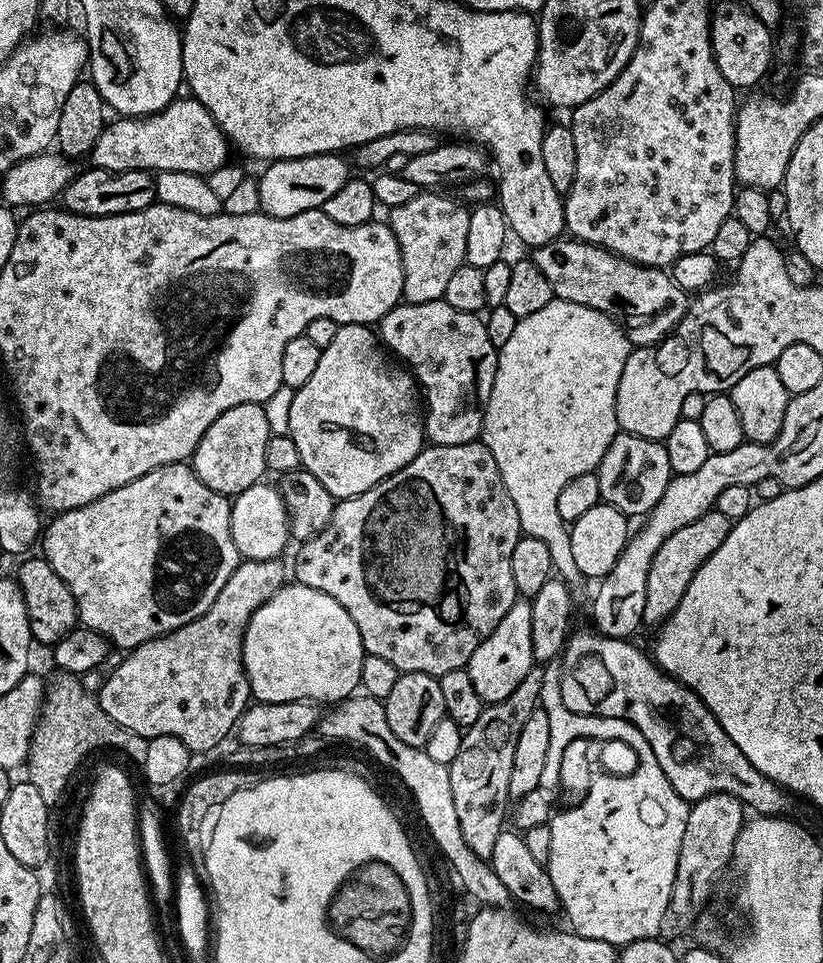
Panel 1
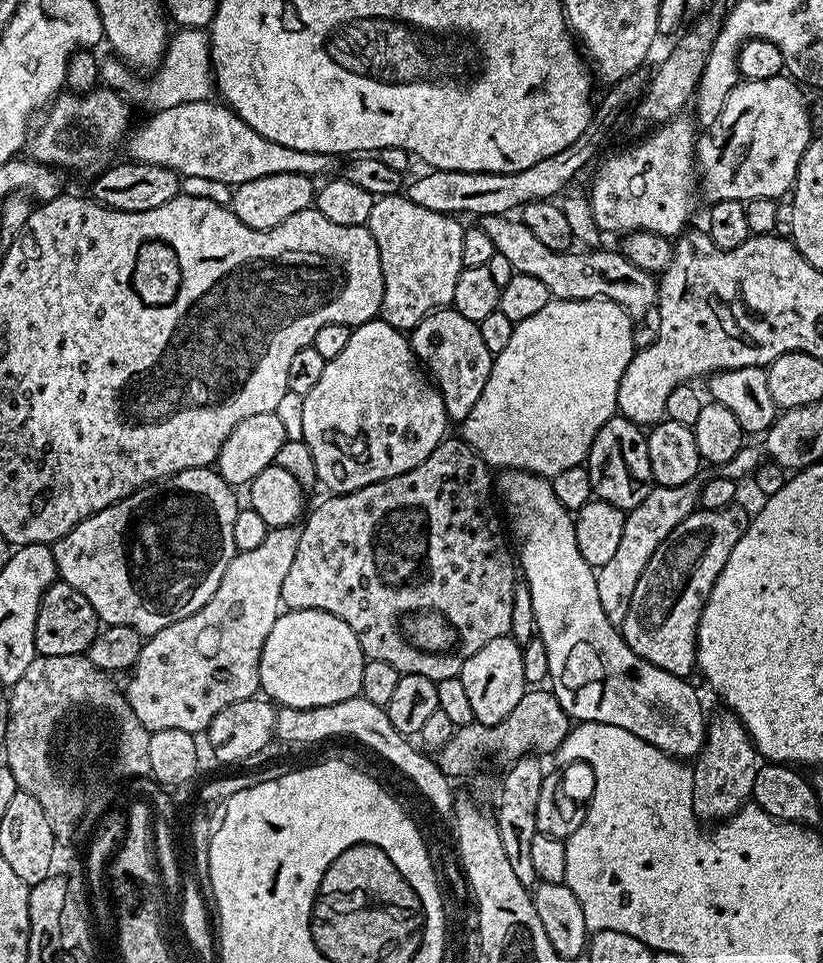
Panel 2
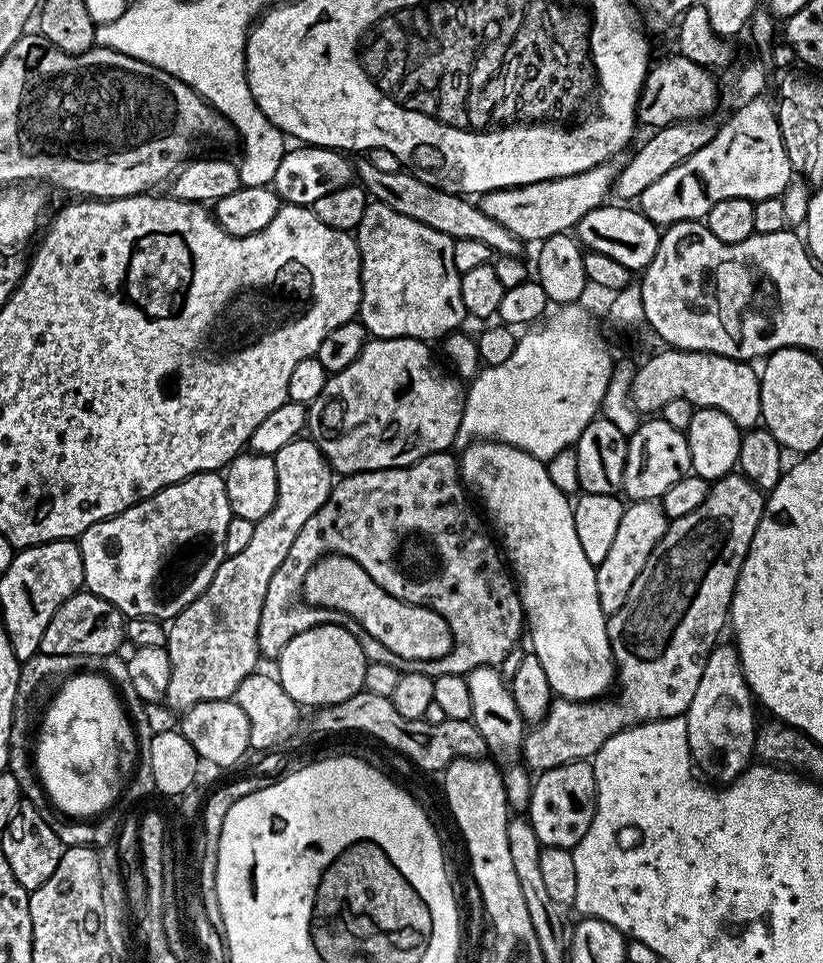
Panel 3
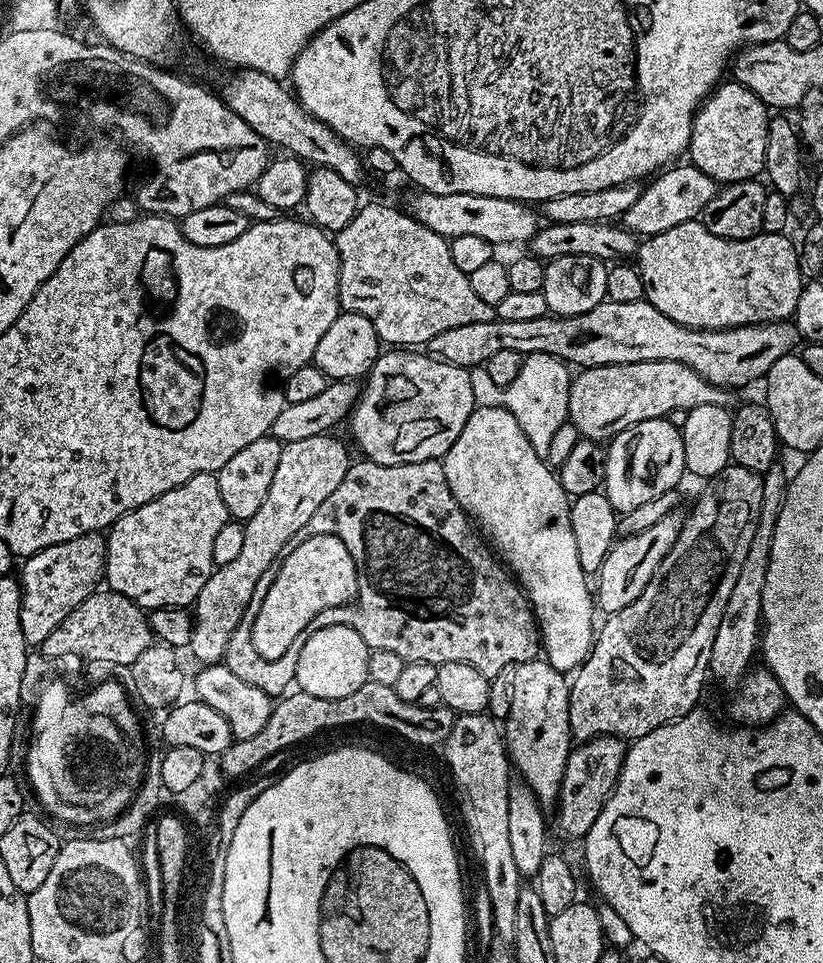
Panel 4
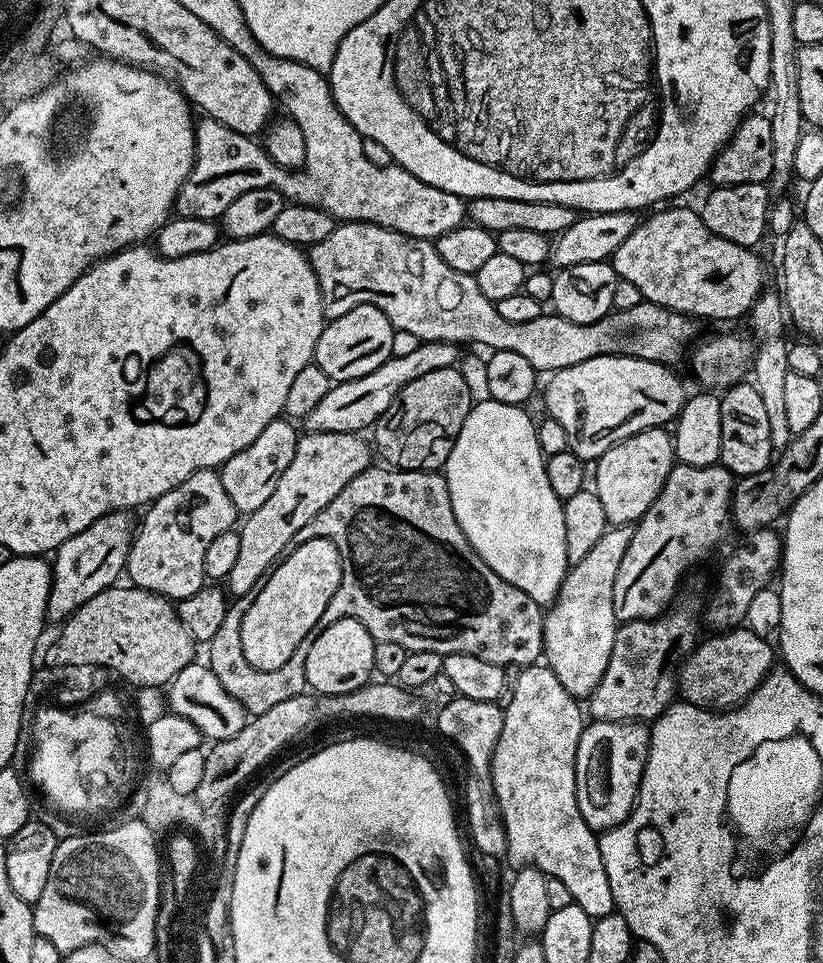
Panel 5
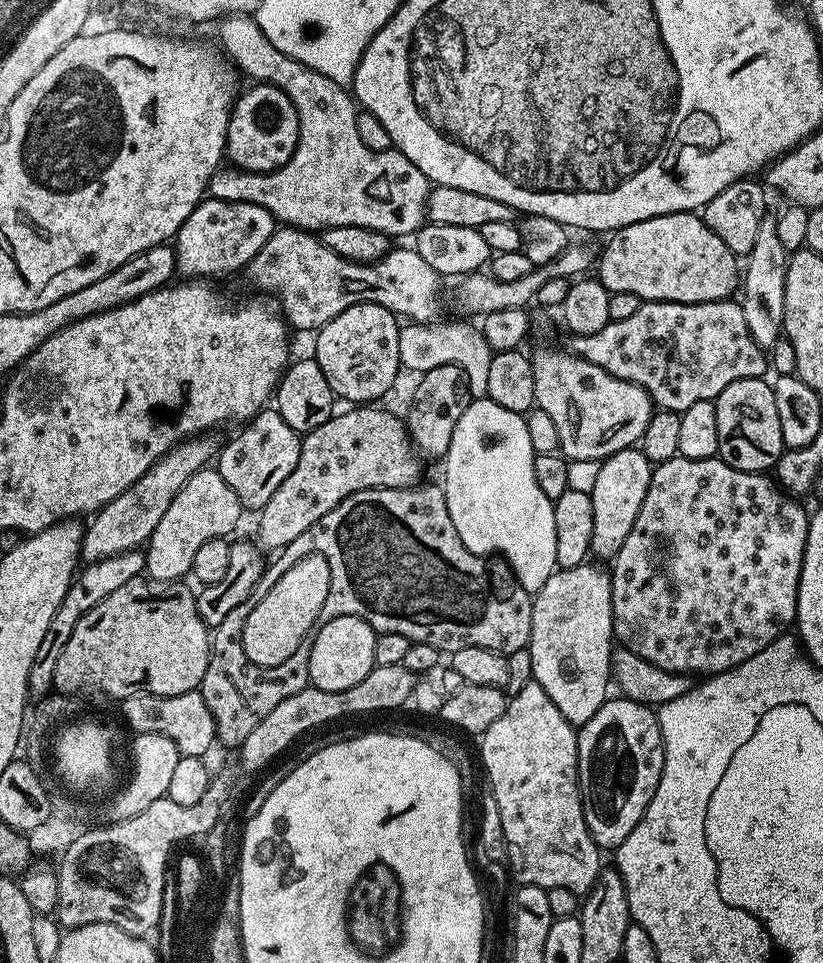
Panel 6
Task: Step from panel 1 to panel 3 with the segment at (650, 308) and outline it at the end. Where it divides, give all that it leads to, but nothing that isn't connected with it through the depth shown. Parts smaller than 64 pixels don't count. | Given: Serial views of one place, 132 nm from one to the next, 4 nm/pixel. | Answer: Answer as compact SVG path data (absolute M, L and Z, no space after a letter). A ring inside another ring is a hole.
M366 158L355 161L354 172L365 192L375 203L390 206L390 210L398 210L398 214L406 214L406 218L414 218L414 222L422 222L430 226L430 230L438 230L442 234L451 236L453 240L462 238L474 238L477 242L486 242L493 253L501 256L520 256L522 242L506 226L494 222L487 214L482 214L477 203L470 201L463 195L446 190L431 188L426 182L422 182L412 172L401 170L378 170ZM360 160L360 161L359 161ZM464 199L464 200L463 200Z

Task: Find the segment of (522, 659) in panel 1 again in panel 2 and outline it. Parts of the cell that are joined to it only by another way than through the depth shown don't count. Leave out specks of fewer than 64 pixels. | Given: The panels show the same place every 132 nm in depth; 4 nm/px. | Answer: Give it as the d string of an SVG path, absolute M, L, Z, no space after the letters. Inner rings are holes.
M511 635L494 638L494 642L486 642L482 650L473 656L463 657L458 679L466 689L470 707L474 709L474 721L477 724L497 724L502 722L518 706L518 698L526 691L524 674L524 650Z

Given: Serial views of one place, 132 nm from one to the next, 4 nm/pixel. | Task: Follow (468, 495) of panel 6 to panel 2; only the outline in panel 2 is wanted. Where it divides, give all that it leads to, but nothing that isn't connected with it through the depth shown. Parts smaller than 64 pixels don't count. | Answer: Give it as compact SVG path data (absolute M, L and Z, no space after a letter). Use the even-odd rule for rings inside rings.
M505 469L496 480L498 496L504 499L503 511L512 519L510 532L520 543L518 568L530 590L538 638L546 646L548 655L547 679L552 680L551 695L562 706L565 716L576 722L622 726L638 738L653 744L667 756L695 758L704 748L706 715L700 705L700 696L682 676L675 676L658 665L646 662L630 650L621 629L606 618L602 602L598 598L596 572L582 558L578 550L576 522L573 513L554 498L551 481L520 469Z

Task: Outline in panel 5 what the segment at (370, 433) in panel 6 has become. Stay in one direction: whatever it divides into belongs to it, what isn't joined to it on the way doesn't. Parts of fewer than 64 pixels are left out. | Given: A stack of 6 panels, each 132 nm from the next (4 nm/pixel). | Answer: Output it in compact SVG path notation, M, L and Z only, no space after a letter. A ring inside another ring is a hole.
M310 432L297 439L294 459L290 462L290 466L286 466L286 471L278 482L278 490L272 491L270 498L266 498L266 502L262 502L258 510L247 513L243 517L244 525L242 525L243 520L239 525L238 559L234 562L234 570L230 570L226 581L227 591L233 597L245 596L250 586L254 586L258 578L262 578L266 569L284 555L286 546L292 541L294 534L298 534L298 530L302 530L306 522L313 520L330 502L334 502L334 498L338 498L342 490L346 490L346 482L350 482L369 468L374 460L374 452L369 441L367 444L364 438L358 432Z

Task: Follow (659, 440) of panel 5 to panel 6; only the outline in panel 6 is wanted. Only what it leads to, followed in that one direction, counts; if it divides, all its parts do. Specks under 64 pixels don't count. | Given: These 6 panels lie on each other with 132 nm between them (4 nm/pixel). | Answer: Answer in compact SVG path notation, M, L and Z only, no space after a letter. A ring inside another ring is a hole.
M634 446L616 451L600 464L597 481L590 494L594 502L591 555L597 561L611 562L618 550L622 550L622 542L626 542L626 534L630 534L630 526L634 526L634 518L638 518L638 510L648 493L652 469L651 461Z

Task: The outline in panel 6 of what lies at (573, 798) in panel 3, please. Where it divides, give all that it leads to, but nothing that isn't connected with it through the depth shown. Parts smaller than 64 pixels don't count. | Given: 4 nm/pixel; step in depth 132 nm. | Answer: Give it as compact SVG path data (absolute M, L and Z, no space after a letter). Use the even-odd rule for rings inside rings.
M609 698L576 738L576 775L586 826L597 848L615 850L638 826L664 769L664 739L657 713L647 704Z

